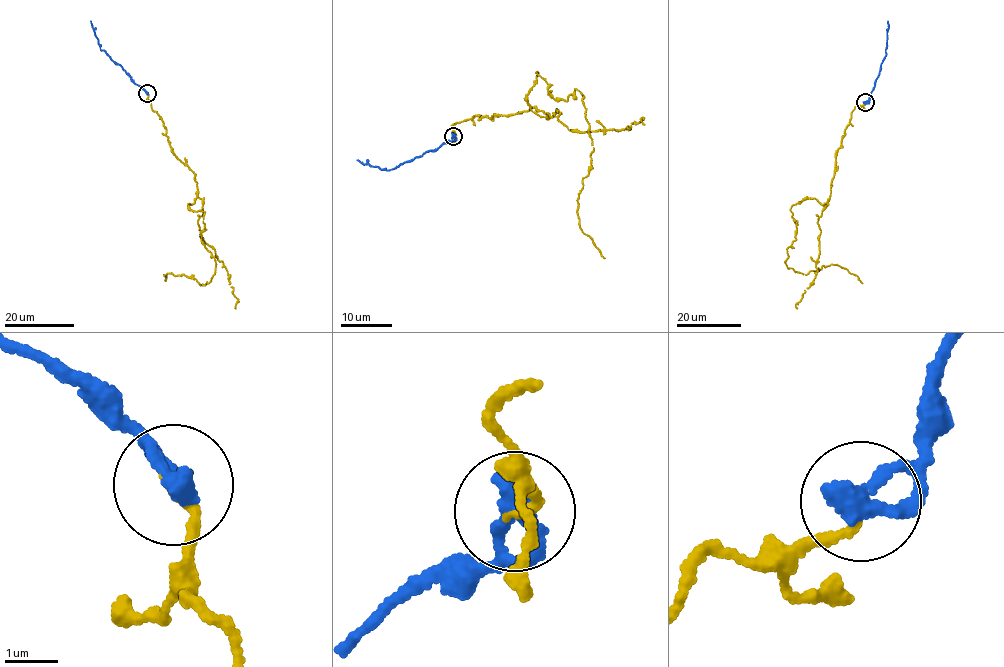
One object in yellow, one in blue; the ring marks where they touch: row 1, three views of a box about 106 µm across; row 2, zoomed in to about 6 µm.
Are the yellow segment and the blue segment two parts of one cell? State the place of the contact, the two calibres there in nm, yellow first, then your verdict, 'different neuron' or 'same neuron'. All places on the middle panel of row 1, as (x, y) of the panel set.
place (453, 136); calibres 160 and 500 nm; same neuron

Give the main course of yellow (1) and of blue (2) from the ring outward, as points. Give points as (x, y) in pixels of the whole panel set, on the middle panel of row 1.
1: (453, 136), (548, 118), (527, 103), (536, 72), (555, 100), (577, 89), (593, 147), (577, 211), (605, 258)
2: (453, 136), (452, 140), (437, 148), (387, 170), (356, 159)

